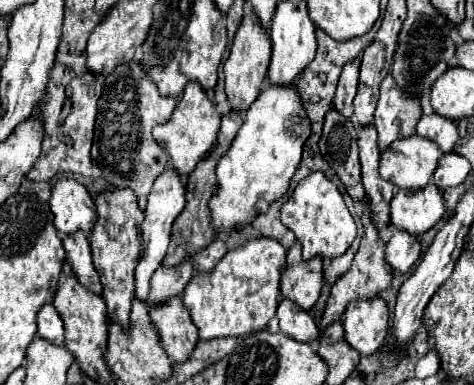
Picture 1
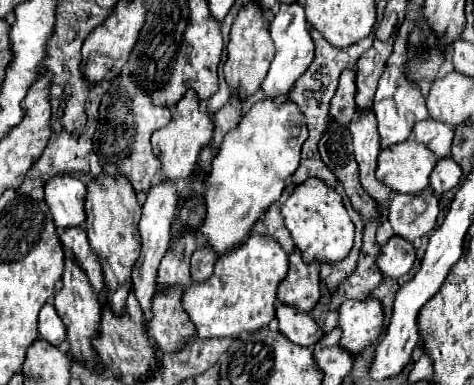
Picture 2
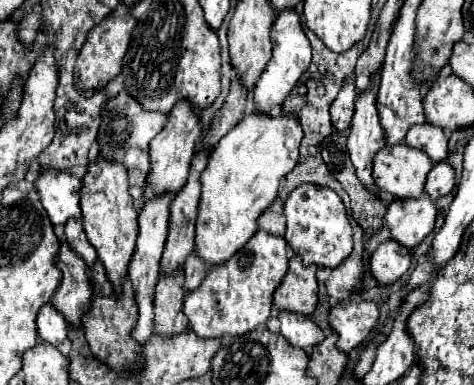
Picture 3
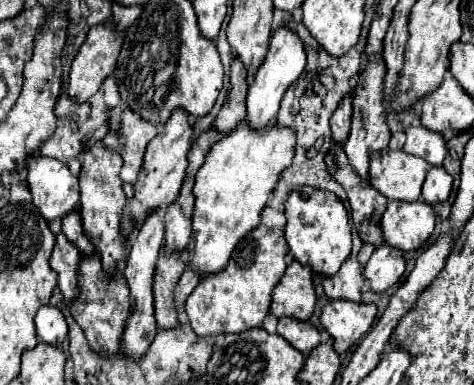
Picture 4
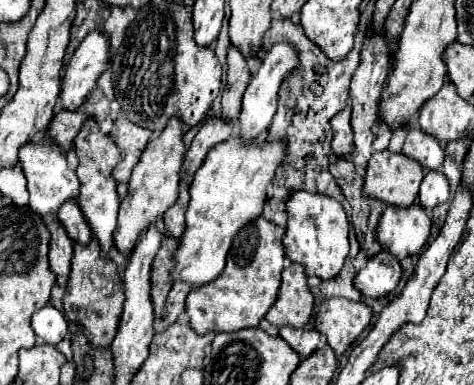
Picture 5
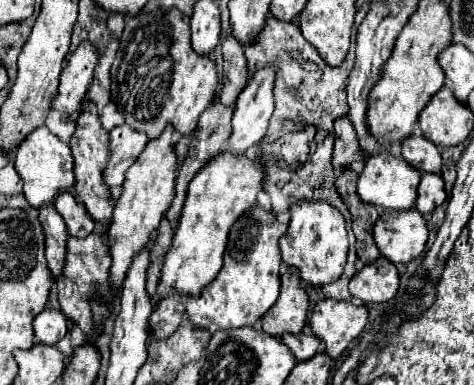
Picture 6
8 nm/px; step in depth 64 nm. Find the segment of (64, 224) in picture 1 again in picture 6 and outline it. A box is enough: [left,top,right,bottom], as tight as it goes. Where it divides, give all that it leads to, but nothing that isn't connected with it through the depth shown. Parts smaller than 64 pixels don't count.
[14,126,74,208]

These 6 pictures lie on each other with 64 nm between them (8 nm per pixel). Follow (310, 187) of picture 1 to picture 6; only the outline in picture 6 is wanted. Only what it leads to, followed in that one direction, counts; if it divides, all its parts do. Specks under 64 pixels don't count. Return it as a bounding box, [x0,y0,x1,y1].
[280,202,348,286]

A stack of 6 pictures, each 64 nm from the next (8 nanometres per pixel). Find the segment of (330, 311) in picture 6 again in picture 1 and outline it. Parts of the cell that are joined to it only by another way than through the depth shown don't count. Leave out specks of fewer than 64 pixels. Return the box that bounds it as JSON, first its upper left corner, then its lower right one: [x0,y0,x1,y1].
[342,298,388,354]

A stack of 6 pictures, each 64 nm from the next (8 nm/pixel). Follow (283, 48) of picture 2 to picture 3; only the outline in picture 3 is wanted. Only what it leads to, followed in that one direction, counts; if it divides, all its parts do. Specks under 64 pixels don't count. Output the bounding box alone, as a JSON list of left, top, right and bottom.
[194,10,312,266]

